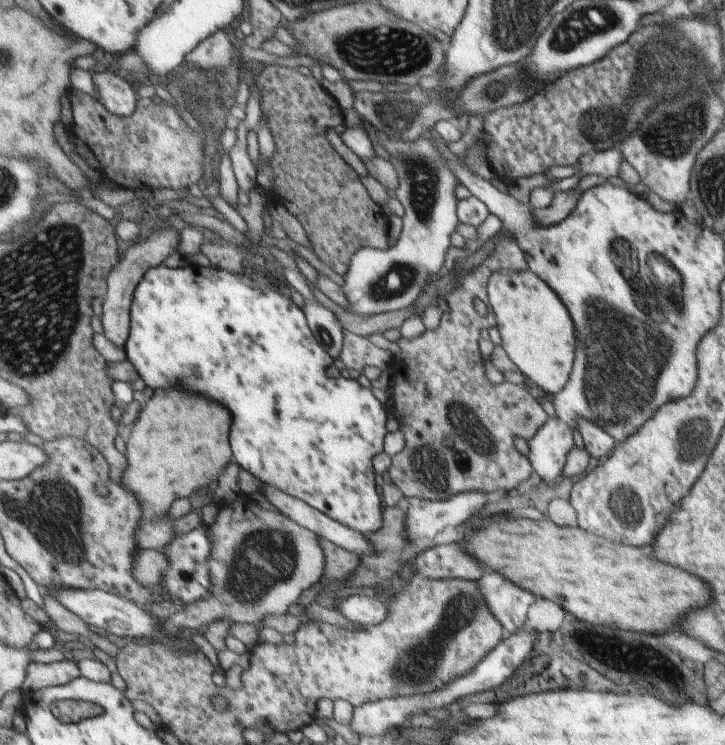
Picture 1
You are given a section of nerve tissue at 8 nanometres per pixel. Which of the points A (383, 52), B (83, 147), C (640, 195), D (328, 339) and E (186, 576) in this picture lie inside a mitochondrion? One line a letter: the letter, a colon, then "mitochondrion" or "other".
A: mitochondrion
B: other
C: other
D: mitochondrion
E: other

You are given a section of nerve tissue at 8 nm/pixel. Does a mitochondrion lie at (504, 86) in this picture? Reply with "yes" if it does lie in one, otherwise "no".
yes

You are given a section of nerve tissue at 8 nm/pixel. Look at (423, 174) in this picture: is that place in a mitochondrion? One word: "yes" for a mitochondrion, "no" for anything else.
yes

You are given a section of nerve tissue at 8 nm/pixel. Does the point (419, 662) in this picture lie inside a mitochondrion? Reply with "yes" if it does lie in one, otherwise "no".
yes

